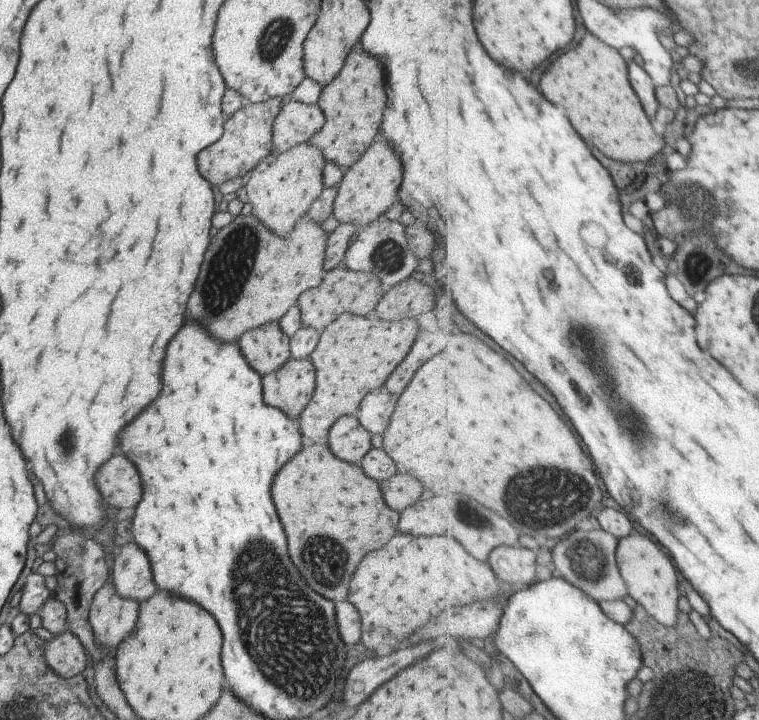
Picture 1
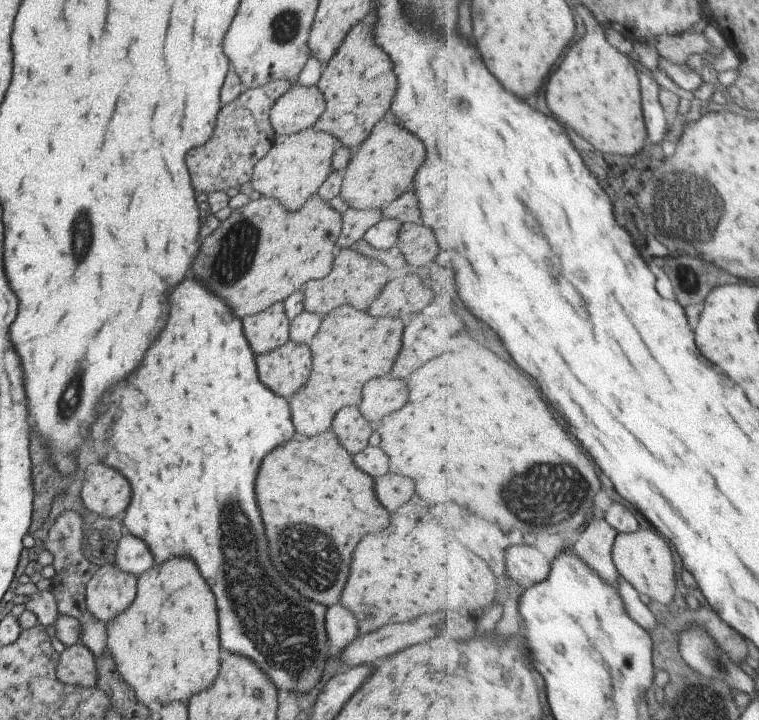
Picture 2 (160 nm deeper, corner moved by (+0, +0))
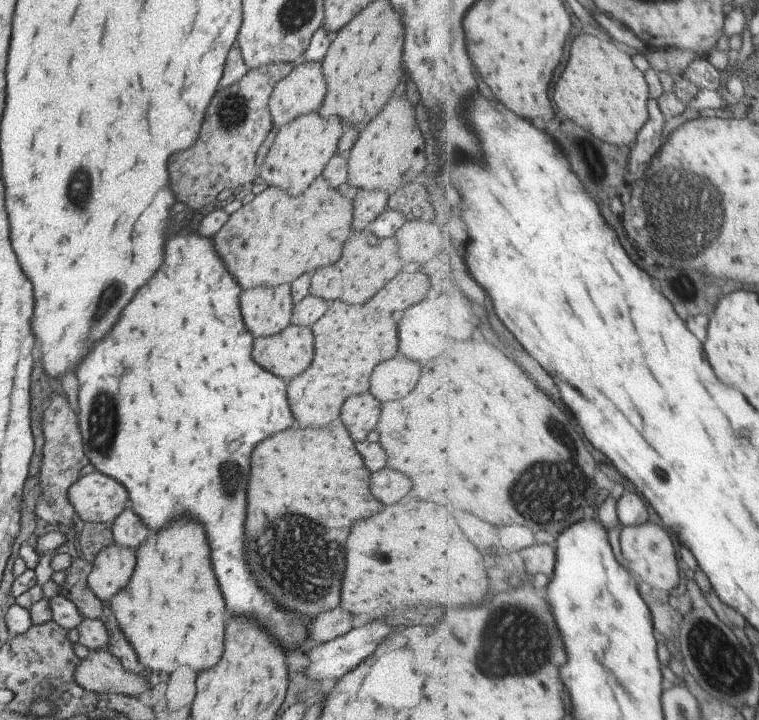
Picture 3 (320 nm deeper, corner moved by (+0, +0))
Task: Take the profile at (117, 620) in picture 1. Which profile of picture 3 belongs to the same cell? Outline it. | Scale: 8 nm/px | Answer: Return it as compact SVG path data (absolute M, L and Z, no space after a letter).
M113 544L101 548L95 554L91 572L87 575L87 588L99 602L110 602L121 588L129 582L135 566L135 556L131 548Z

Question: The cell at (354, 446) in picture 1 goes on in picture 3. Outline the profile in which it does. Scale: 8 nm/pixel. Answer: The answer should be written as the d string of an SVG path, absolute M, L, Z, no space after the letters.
M363 392L347 398L347 402L341 406L341 420L353 440L363 440L365 434L375 428L379 412L379 402L371 394Z

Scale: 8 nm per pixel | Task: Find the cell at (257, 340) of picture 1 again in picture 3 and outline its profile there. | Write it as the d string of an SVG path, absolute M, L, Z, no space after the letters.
M291 284L275 288L251 288L239 294L241 316L245 328L257 338L283 330L291 314Z

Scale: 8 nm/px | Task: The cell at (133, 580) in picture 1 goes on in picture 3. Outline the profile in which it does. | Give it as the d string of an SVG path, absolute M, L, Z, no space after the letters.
M128 506L113 520L110 529L112 540L125 548L131 548L131 550L137 548L149 532L147 526L131 512L131 508Z

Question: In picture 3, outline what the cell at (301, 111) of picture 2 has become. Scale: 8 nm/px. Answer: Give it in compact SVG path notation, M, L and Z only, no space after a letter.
M303 62L281 77L268 98L268 111L276 127L287 124L299 114L319 108L325 94L325 80L319 62Z

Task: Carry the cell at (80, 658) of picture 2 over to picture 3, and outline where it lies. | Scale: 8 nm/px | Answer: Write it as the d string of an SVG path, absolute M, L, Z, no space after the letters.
M104 650L90 651L87 657L83 660L79 660L79 664L77 664L75 672L73 672L73 680L75 680L75 684L79 684L81 688L97 694L123 694L141 699L146 699L150 687L153 686L153 684L145 680L141 674L137 676L135 672L127 672L127 670L117 662L117 658L111 658Z

